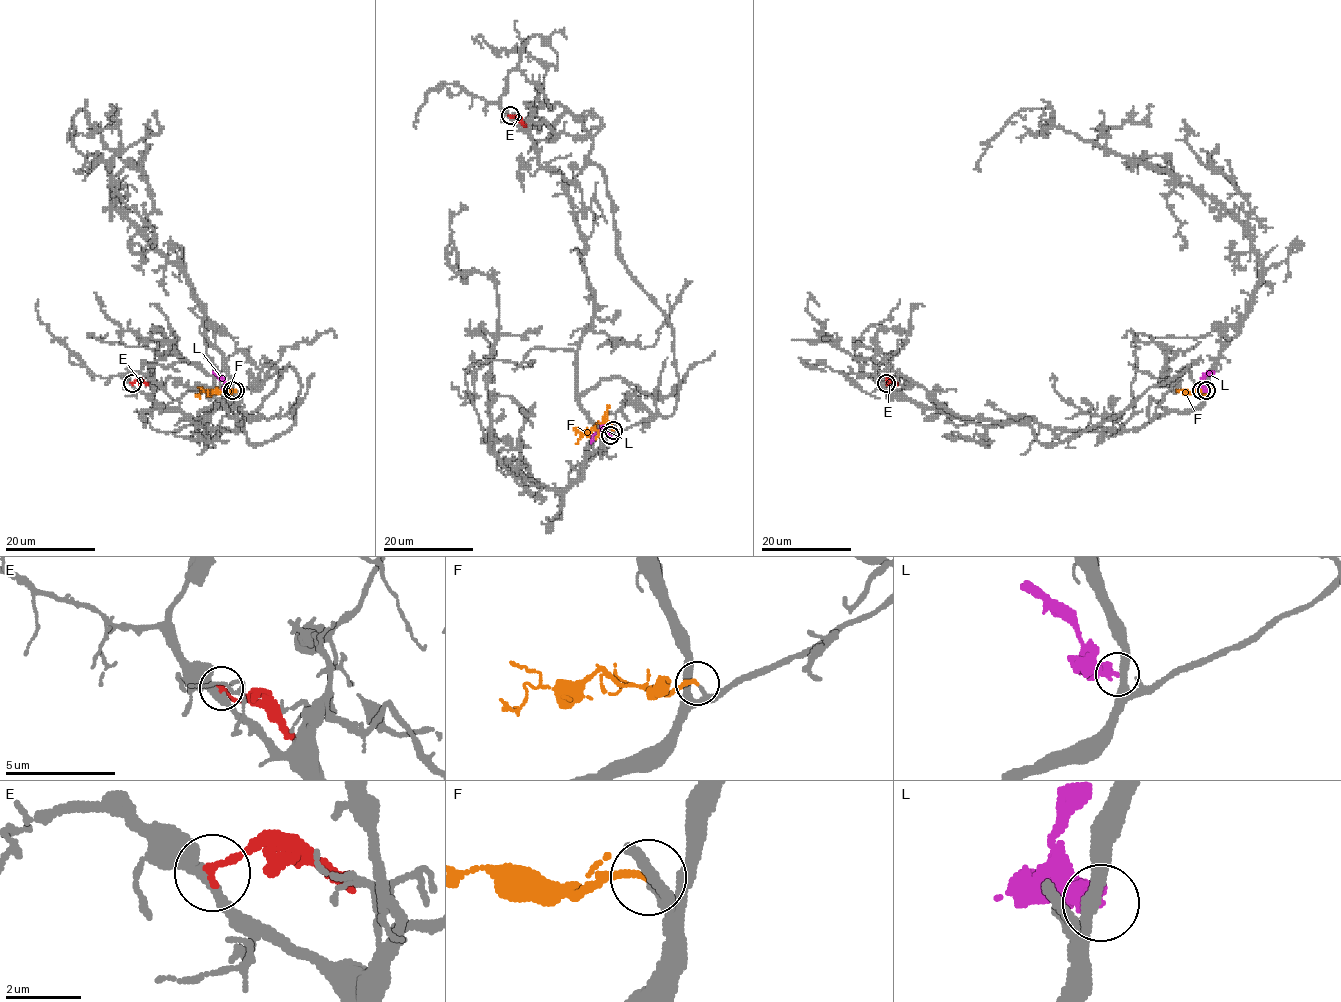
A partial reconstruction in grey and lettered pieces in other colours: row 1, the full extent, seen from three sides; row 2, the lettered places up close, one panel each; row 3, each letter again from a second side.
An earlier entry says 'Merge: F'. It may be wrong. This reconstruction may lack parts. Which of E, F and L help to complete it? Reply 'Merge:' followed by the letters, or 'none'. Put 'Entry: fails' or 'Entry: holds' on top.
Entry: holds
Merge: F

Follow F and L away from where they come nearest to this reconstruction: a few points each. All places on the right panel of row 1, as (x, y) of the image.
F: (1201, 391), (1192, 392), (1197, 389), (1204, 391), (1199, 394)
L: (1207, 391), (1202, 387), (1202, 380), (1213, 372)

